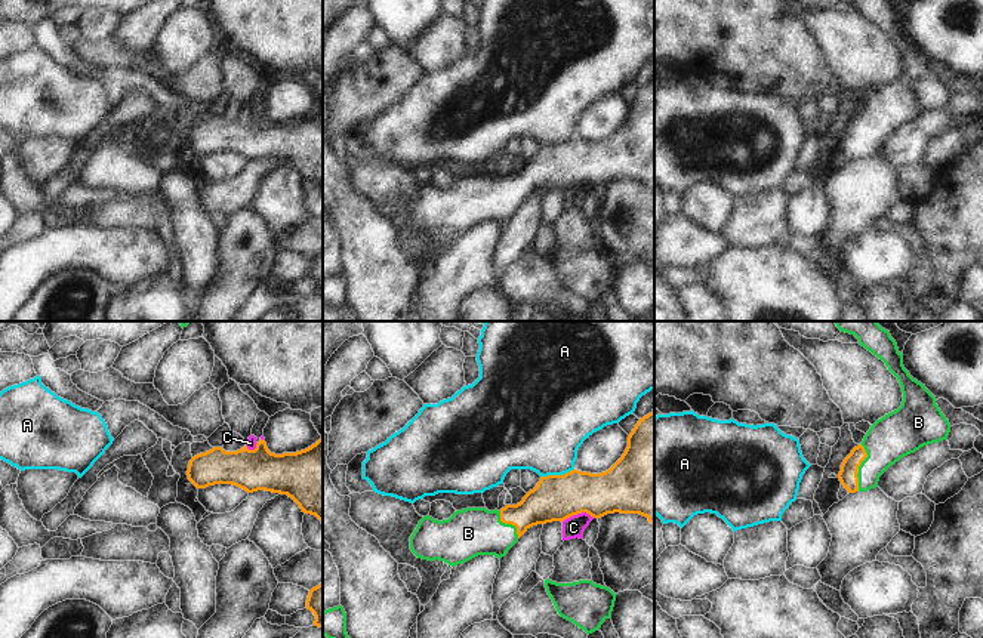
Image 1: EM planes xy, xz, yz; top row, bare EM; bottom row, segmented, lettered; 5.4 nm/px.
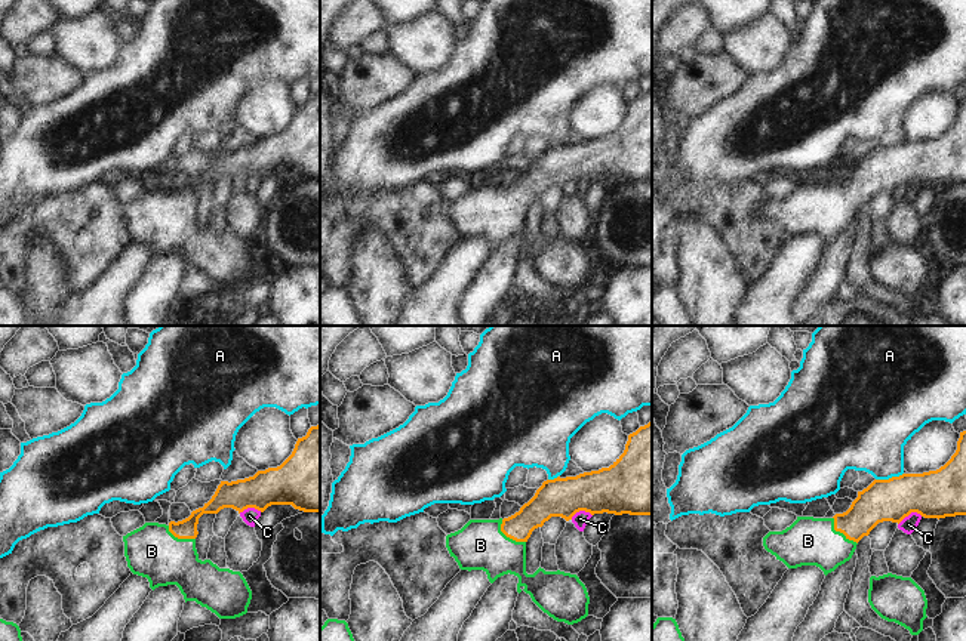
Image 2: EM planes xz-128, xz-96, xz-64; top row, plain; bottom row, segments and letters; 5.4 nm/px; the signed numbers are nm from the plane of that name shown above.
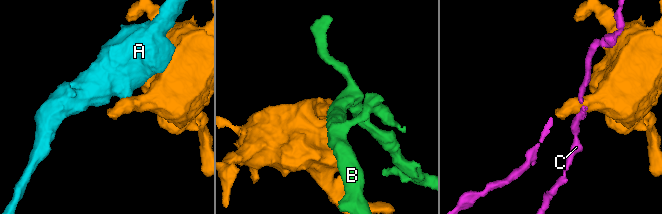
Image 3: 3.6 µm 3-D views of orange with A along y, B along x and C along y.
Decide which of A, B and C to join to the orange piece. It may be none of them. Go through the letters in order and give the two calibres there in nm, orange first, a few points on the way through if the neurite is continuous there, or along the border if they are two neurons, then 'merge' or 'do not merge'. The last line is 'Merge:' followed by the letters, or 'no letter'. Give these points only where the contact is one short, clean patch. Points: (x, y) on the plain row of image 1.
A: 260 nm thick on the orange side, 420 nm on the other; do not merge
B: 100 nm thick on the orange side, 240 nm on the other; runs through yz (847, 144), (857, 136), (890, 107); merge
C: 260 nm thick on the orange side, 120 nm on the other; border along xz (594, 185), (578, 181), (561, 190); do not merge
Merge: B

